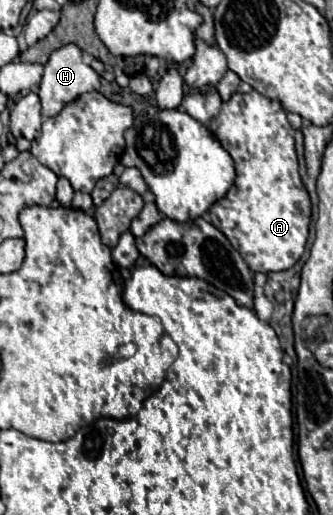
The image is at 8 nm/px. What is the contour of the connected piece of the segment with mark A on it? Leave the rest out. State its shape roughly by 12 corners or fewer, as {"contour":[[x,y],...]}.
{"contour":[[223,103],[237,171],[211,223],[253,271],[291,269],[311,203],[281,103]]}

